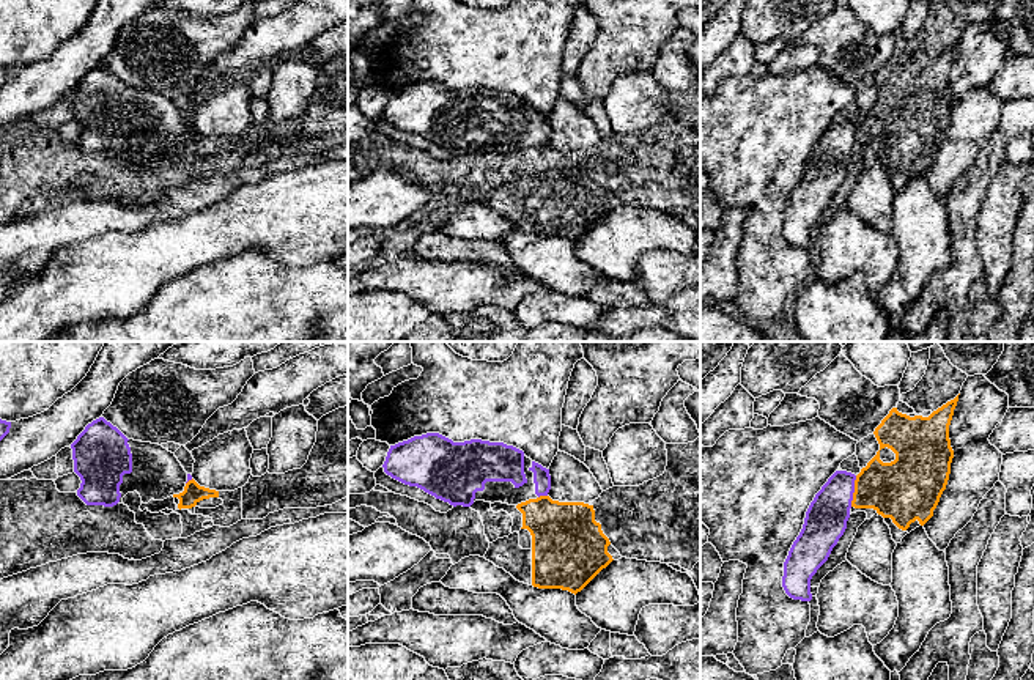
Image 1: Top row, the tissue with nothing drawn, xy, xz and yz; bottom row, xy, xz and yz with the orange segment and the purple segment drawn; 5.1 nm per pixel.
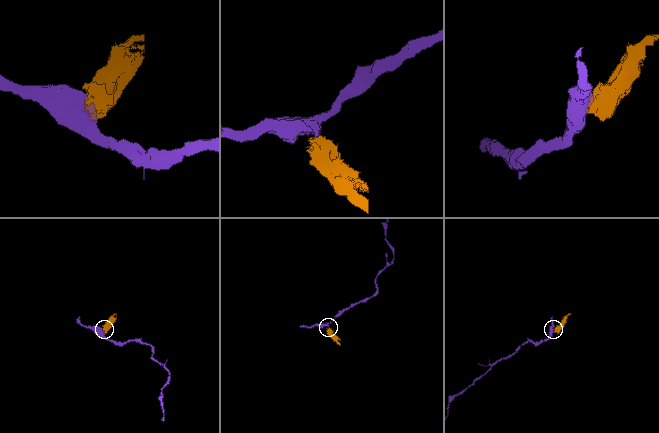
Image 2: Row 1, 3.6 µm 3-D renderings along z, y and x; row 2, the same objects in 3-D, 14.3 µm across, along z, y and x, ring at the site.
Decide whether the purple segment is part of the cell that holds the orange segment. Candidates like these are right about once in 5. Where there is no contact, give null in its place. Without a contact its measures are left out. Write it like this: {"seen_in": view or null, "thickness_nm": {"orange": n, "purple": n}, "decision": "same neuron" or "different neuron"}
{"seen_in": "yz", "thickness_nm": {"orange": 320, "purple": 220}, "decision": "different neuron"}

